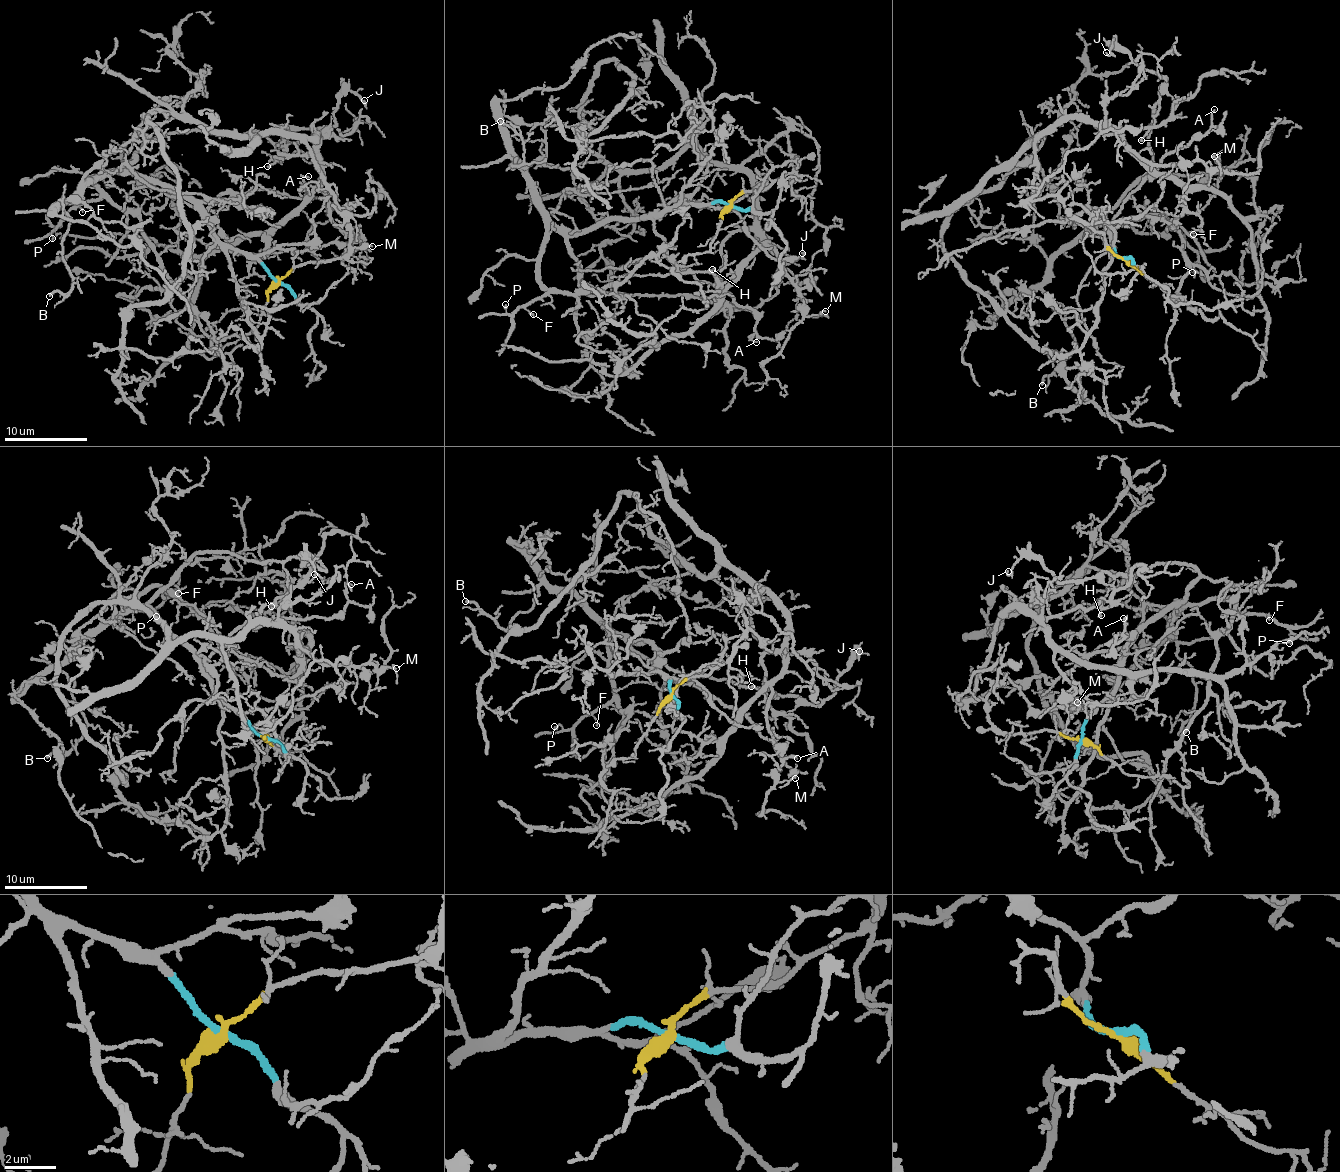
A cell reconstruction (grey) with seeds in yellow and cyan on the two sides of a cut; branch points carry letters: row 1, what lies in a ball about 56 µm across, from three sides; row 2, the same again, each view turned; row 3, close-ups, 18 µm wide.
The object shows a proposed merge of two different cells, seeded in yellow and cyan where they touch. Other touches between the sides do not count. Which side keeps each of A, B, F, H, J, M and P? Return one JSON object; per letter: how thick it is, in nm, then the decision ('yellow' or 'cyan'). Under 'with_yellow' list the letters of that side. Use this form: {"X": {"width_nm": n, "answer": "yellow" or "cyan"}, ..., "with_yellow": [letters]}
{"A": {"width_nm": 140, "answer": "cyan"}, "B": {"width_nm": 200, "answer": "cyan"}, "F": {"width_nm": 100, "answer": "cyan"}, "H": {"width_nm": 130, "answer": "yellow"}, "J": {"width_nm": 70, "answer": "cyan"}, "M": {"width_nm": 120, "answer": "yellow"}, "P": {"width_nm": 100, "answer": "cyan"}, "with_yellow": ["H", "M"]}

